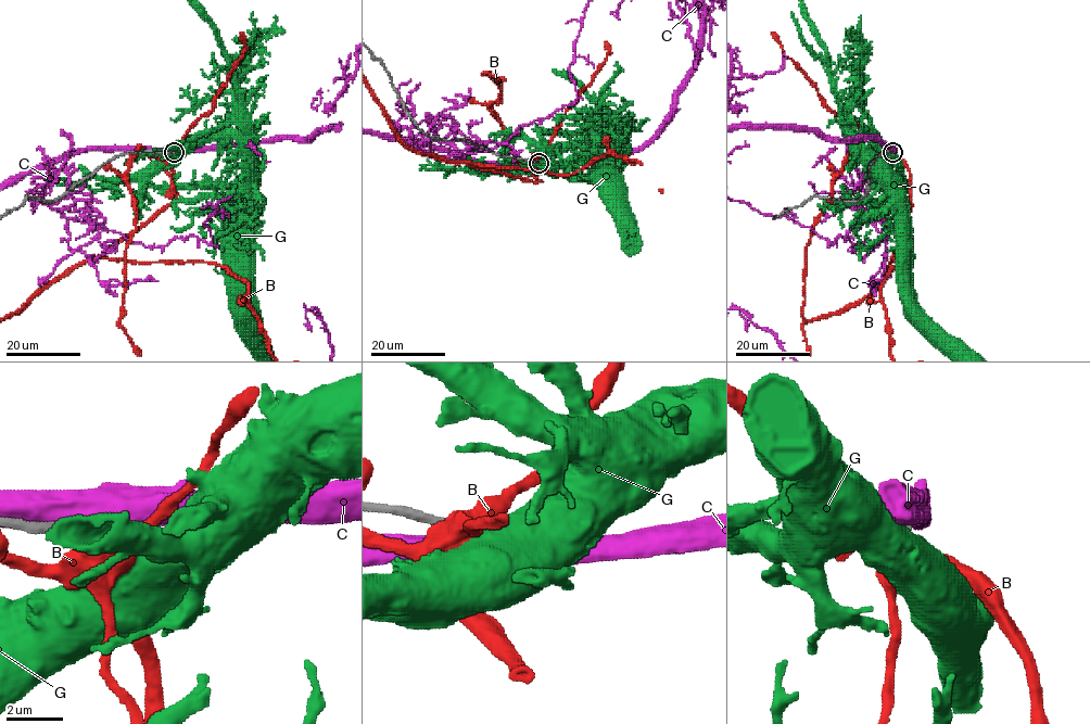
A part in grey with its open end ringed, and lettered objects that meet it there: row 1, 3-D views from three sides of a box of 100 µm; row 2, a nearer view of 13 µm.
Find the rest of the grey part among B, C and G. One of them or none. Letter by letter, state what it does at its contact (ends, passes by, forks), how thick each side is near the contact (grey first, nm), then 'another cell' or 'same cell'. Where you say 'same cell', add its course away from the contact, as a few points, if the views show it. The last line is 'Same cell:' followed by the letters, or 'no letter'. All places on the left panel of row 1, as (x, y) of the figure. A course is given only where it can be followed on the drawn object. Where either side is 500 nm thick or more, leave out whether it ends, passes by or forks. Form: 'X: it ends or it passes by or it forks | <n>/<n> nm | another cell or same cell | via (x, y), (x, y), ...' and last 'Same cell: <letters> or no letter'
B: 320/800 nm | another cell
C: 380/750 nm | another cell
G: 320/1050 nm | another cell
Same cell: no letter

